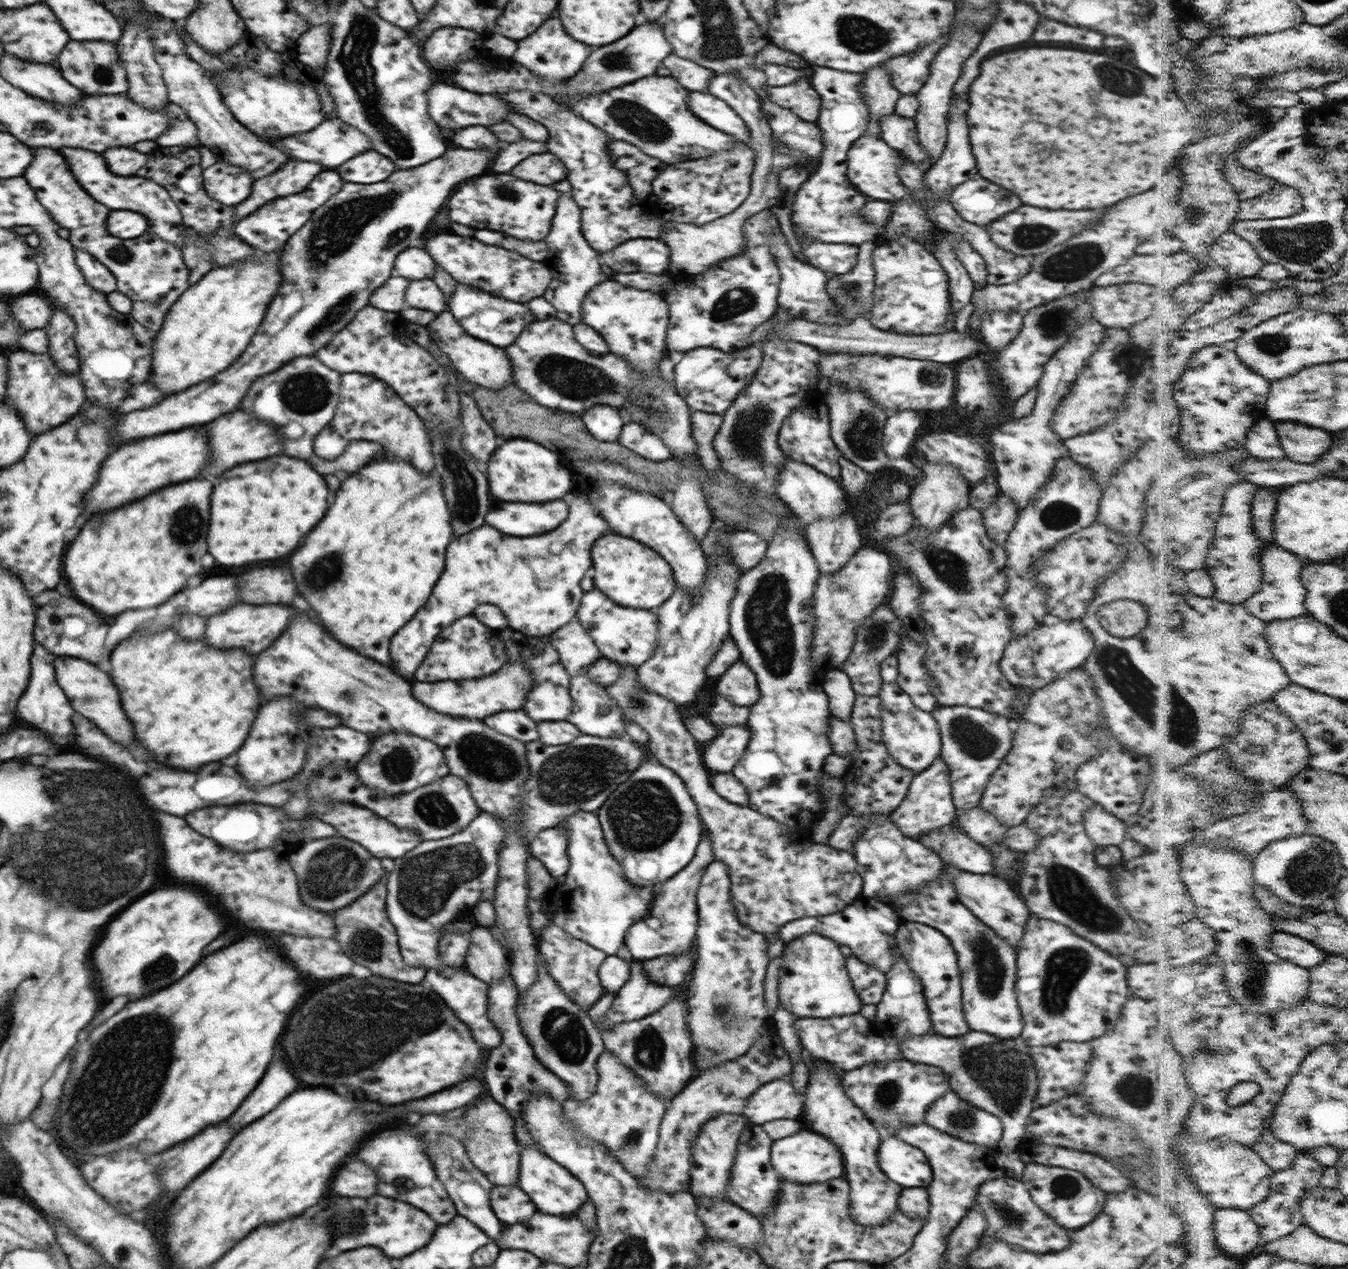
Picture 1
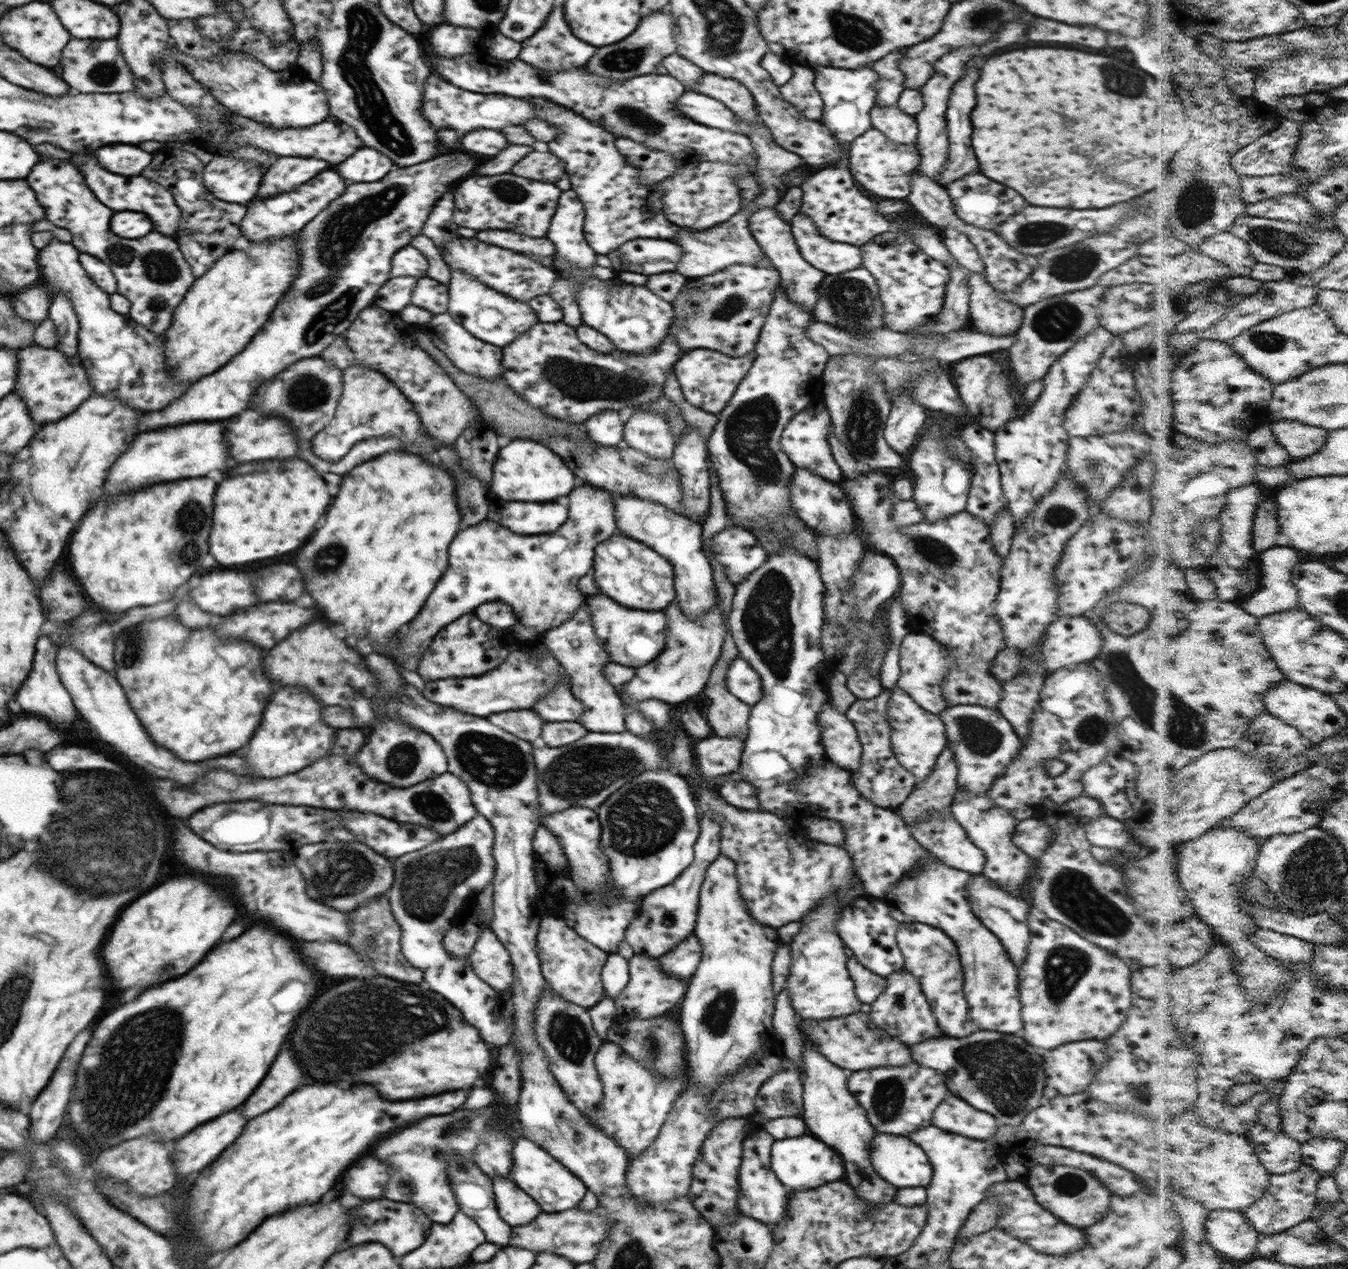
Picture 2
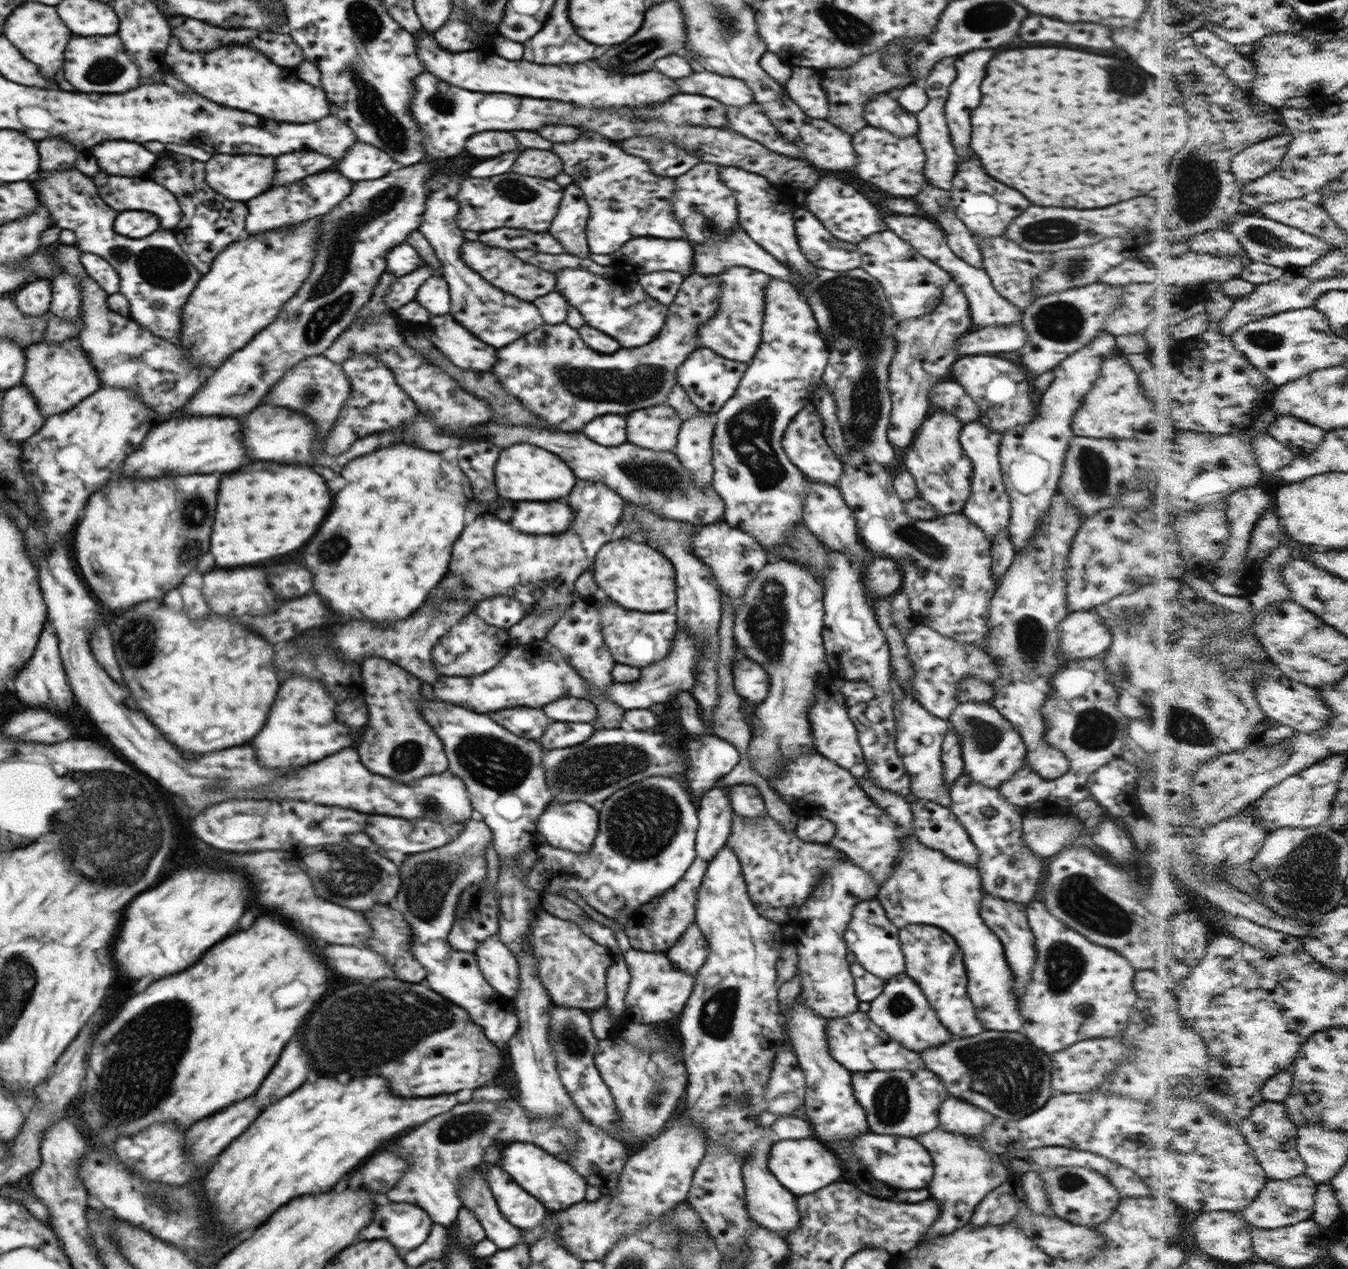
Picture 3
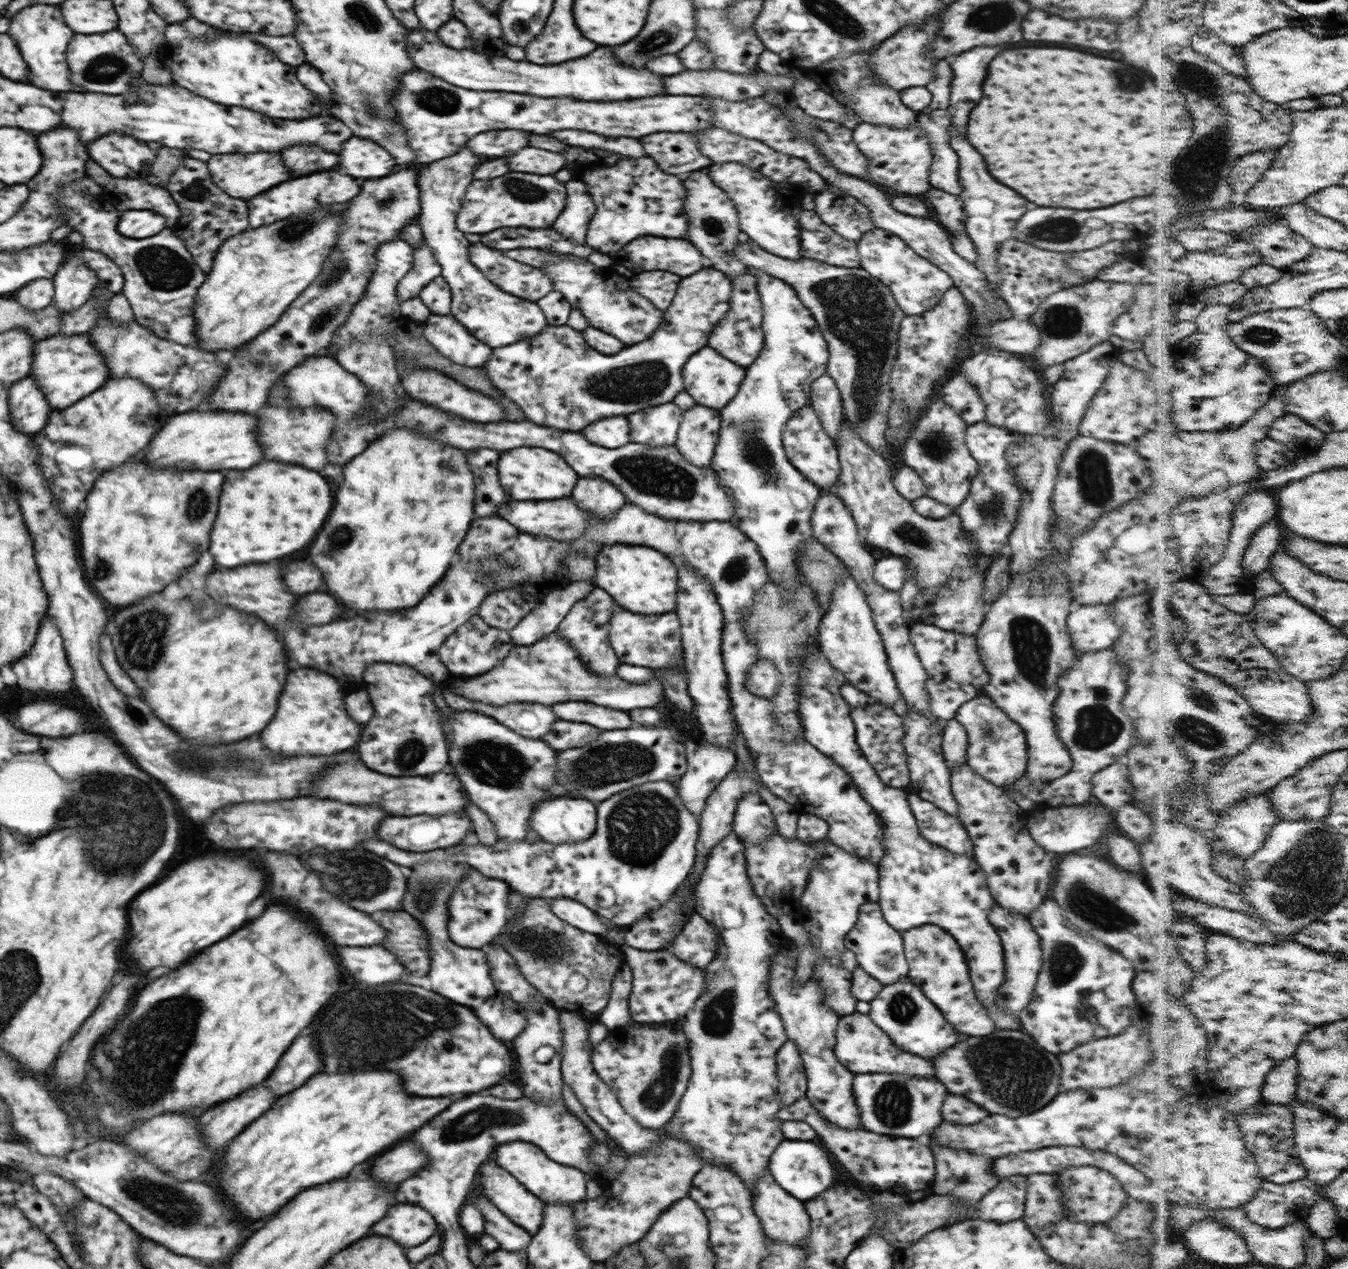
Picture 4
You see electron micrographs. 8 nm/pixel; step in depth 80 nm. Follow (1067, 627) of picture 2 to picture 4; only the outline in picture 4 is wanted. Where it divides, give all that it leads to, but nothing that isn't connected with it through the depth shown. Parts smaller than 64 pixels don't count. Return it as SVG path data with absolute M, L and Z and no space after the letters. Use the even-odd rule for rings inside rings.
M1108 604L1074 607L1066 627L1078 655L1111 648L1122 634Z

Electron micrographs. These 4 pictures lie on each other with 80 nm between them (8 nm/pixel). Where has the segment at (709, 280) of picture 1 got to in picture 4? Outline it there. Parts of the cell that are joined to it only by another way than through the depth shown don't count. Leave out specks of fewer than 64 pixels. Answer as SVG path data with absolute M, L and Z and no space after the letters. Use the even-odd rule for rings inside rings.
M755 273L736 275L732 279L732 292L730 308L726 316L712 327L707 345L714 348L724 358L735 362L737 365L748 368L759 356L763 349L765 336L761 324L763 323L763 306L757 289Z

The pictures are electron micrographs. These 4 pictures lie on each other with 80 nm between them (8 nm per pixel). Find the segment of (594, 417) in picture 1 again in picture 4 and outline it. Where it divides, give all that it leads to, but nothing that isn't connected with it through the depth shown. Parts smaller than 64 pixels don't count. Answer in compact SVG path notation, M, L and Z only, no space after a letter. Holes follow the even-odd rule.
M613 416L593 422L580 432L592 442L607 449L627 445L630 441L630 427L627 417Z

